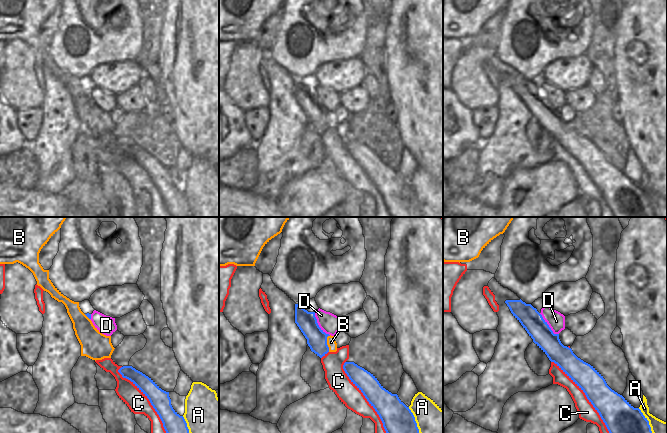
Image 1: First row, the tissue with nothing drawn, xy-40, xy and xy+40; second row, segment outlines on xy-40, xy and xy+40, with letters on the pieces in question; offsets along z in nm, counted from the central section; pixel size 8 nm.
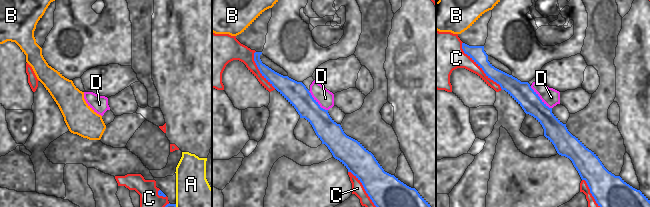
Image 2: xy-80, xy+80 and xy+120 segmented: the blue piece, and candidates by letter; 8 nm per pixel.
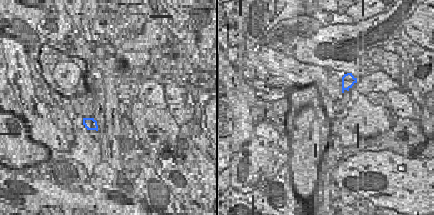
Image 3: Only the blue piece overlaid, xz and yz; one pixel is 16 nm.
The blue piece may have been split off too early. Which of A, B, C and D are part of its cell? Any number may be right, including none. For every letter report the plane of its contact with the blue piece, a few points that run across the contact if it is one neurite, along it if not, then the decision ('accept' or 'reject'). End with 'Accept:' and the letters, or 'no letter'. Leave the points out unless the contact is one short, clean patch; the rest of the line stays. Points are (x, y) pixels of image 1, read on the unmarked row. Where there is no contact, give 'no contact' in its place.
A: meets blue in xy; reject
B: meets blue in xy; reject
C: meets blue in xy+40; reject
D: meets blue in xy; line xy (314, 88), (317, 100), (329, 111); reject
Accept: no letter

